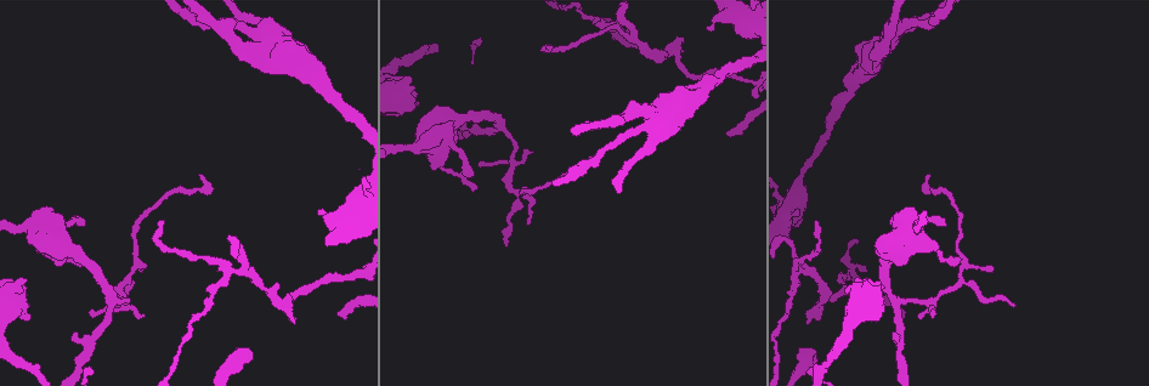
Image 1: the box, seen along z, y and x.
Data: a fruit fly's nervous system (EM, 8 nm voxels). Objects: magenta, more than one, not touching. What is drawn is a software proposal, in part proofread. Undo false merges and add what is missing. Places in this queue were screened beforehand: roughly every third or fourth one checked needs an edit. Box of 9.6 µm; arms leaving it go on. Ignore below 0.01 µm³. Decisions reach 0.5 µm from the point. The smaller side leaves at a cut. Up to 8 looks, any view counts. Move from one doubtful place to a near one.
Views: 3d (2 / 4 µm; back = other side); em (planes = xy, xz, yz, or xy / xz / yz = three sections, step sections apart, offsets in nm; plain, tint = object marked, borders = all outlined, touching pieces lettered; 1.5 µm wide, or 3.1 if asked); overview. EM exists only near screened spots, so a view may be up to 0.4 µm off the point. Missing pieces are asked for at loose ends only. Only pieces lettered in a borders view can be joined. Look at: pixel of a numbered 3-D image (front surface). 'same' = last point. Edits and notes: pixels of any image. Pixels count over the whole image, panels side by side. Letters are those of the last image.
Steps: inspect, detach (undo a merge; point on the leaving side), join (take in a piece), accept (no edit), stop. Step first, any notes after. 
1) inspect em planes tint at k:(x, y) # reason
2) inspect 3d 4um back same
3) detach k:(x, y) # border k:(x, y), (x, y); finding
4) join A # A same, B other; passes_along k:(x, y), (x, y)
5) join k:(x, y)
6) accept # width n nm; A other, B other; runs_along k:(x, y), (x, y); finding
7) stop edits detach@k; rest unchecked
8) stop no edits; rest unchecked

inspect 3d 4um back at 1:(338, 316) # free end

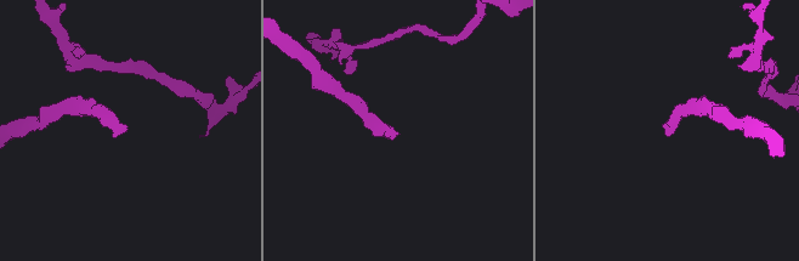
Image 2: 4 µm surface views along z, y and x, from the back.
inspect em xz step 8 borders at 2:(396, 132)

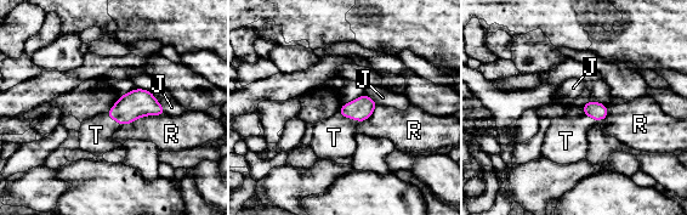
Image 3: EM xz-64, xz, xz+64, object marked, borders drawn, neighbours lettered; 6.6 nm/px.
join T # width 120 nm; J other, R other, T same; the cell continues

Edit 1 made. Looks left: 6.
inspect overview

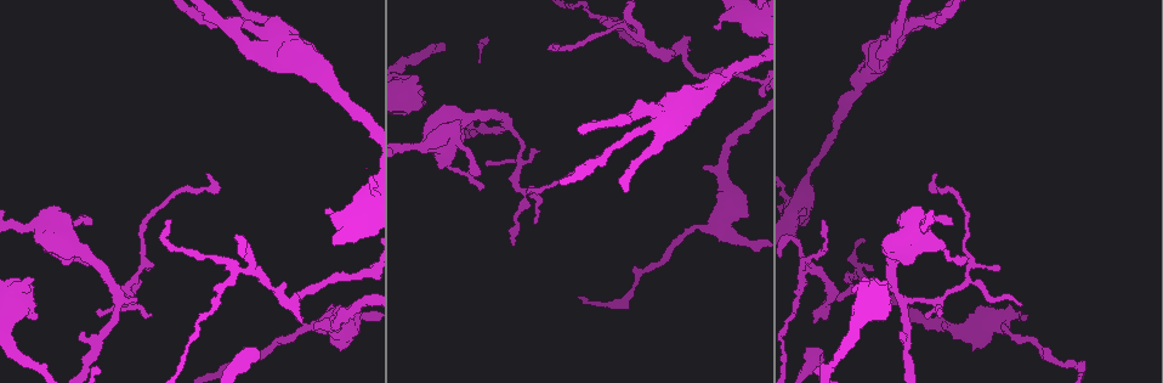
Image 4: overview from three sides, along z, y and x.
inspect 3d 4um at 4:(301, 323) # branch stops here

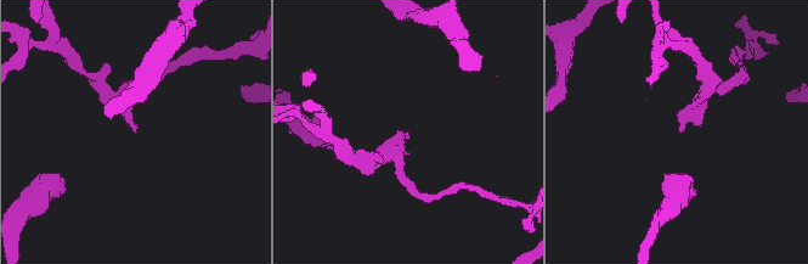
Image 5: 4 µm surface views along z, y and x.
inspect em xz step 8 tint at 5:(681, 129)

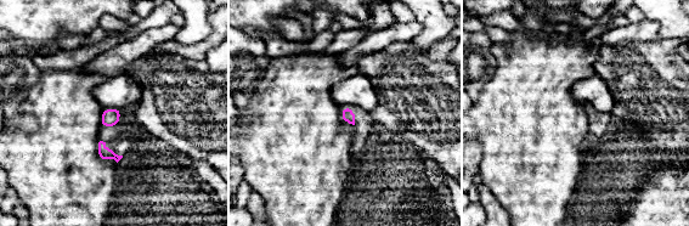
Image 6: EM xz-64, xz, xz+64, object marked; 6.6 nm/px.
inspect em xz step 8 borders same # what lies round it

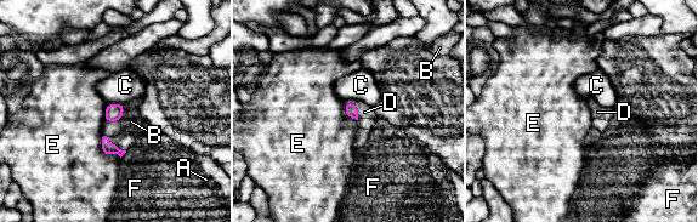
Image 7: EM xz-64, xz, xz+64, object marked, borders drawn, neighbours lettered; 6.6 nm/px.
join D # longest_contact E 200 nm; A other, B other, C other, D same, E other, F other; the cell continues

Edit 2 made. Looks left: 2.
inspect em planes borders at 4:(595, 156) # thin end

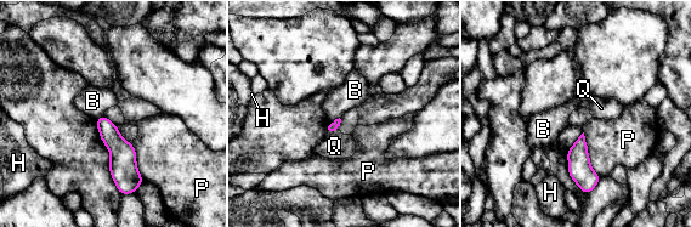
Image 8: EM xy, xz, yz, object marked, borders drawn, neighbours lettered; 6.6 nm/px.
accept # width 70 nm; B other, H other, P other, Q other; runs_along 8:(102, 119), (123, 153), (124, 188); none of them fits

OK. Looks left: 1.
stop edits join@3, join@7; rest unchecked

